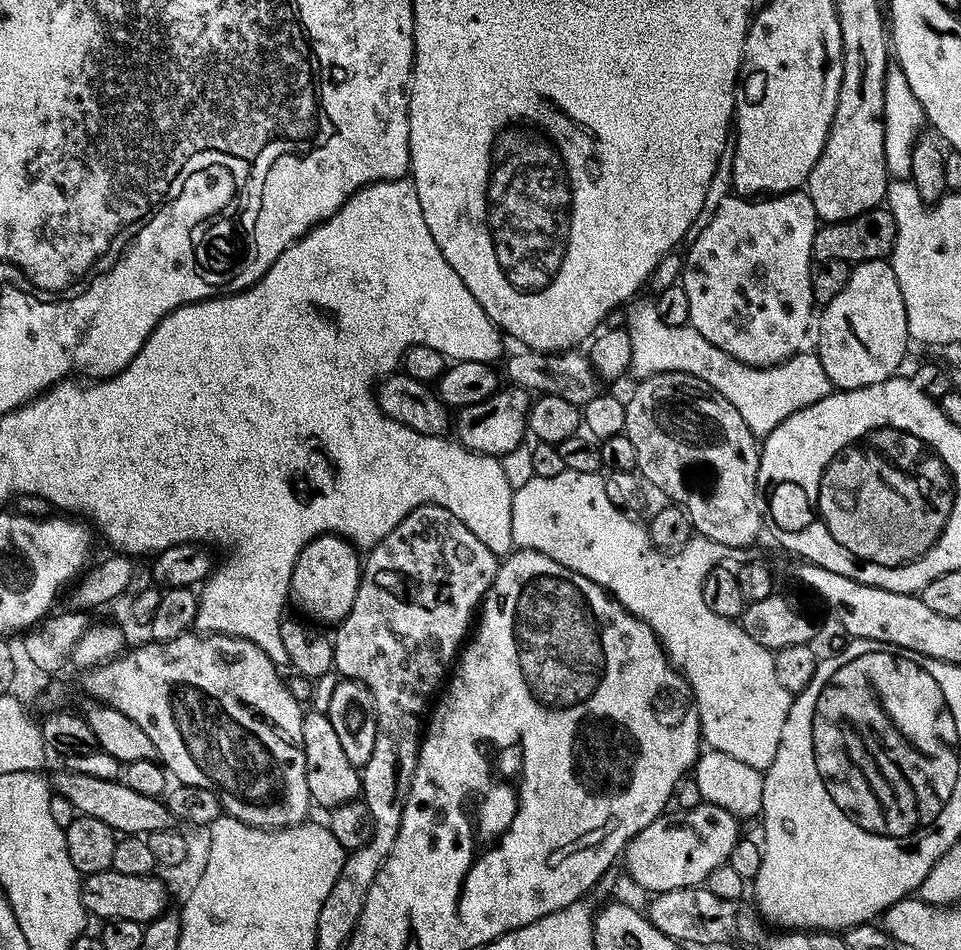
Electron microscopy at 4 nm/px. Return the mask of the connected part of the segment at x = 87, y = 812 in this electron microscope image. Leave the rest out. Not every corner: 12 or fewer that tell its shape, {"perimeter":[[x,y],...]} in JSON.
{"perimeter":[[63,771],[55,795],[118,834],[173,827],[163,799]]}

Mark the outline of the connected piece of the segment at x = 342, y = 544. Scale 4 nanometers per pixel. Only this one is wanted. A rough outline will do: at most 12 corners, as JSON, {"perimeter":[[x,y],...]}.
{"perimeter":[[317,536],[292,571],[291,603],[339,625],[354,606],[362,556]]}

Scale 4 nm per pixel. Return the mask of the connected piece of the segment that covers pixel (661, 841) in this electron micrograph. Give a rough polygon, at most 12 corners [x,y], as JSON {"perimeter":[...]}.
{"perimeter":[[717,804],[659,816],[622,860],[649,894],[701,887],[741,821]]}

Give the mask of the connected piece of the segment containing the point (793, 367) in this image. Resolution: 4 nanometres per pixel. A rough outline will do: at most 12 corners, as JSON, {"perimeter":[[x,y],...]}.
{"perimeter":[[655,303],[628,316],[631,375],[685,372],[758,438],[834,391],[815,351],[752,368]]}

